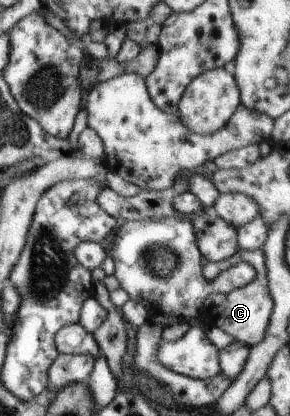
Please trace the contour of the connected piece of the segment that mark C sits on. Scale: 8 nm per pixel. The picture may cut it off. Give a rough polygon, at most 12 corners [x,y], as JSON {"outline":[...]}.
{"outline":[[238,249],[206,261],[213,280],[240,262],[255,278],[228,294],[209,294],[200,319],[234,341],[256,346],[274,306],[263,249]]}

